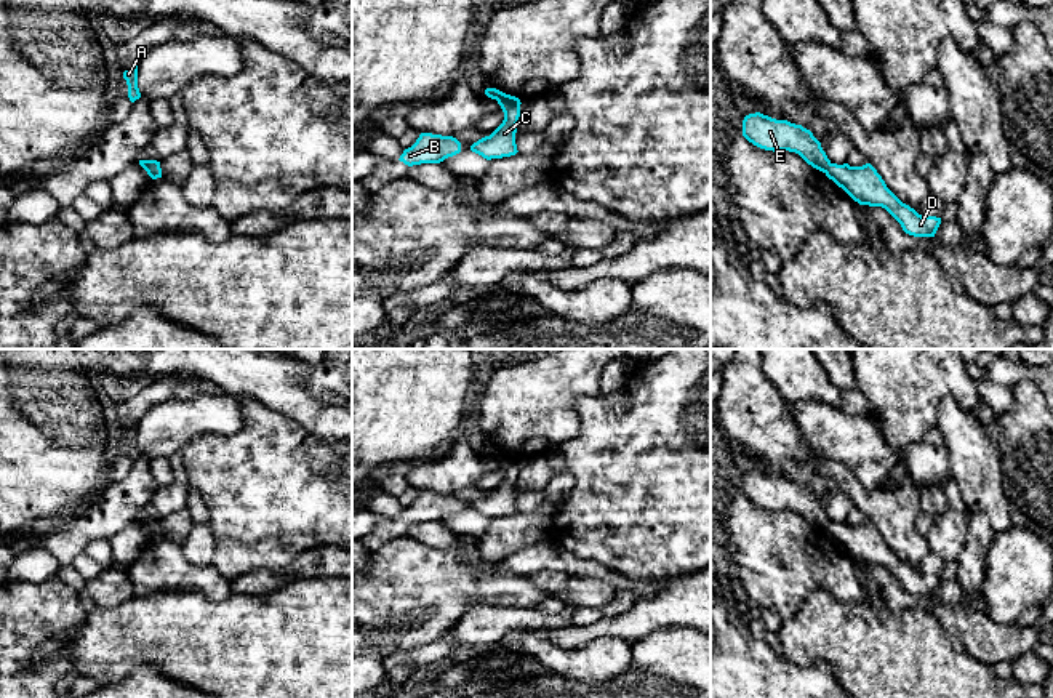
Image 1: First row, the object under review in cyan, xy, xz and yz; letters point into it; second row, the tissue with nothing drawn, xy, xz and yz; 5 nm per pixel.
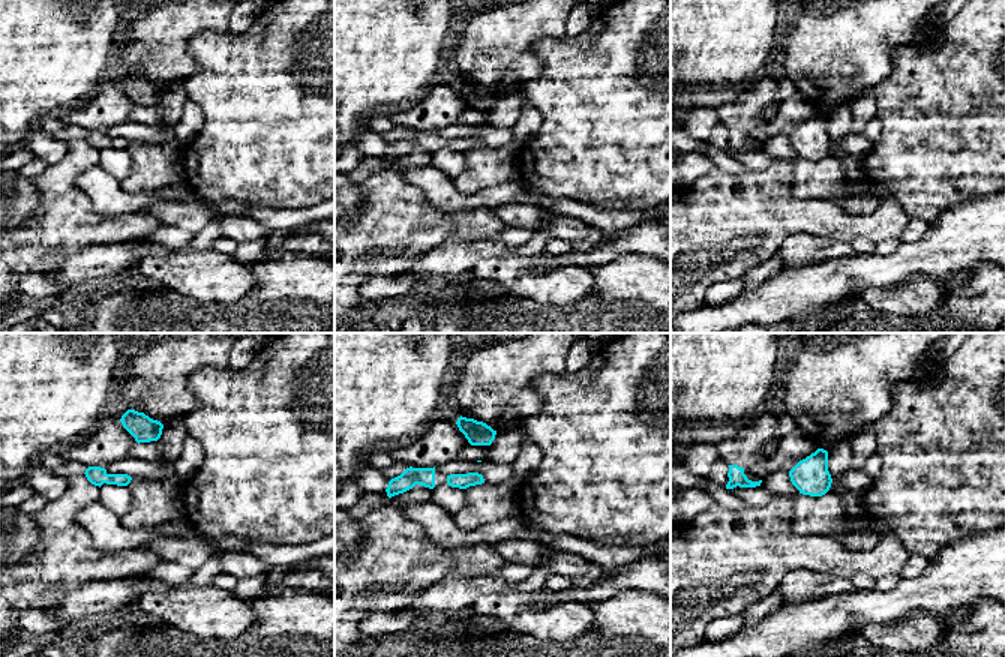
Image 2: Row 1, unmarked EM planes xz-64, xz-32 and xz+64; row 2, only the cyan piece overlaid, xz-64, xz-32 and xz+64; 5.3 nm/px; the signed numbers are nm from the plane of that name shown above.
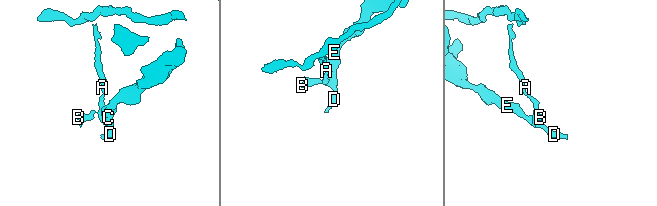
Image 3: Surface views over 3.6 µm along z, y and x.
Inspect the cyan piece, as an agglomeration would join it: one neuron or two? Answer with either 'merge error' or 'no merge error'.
no merge error

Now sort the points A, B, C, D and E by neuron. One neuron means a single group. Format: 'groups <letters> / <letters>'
groups A B C D E

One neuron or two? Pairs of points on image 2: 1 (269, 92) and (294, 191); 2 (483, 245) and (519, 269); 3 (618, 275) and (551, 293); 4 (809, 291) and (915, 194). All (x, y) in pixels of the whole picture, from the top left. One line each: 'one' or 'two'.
1: one
2: two
3: two
4: two

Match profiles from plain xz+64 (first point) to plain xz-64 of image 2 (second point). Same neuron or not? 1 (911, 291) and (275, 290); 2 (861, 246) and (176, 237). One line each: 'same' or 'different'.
1: different
2: same

